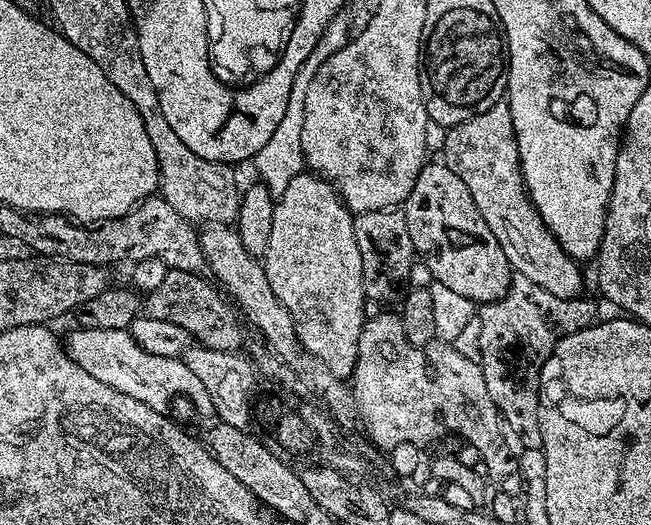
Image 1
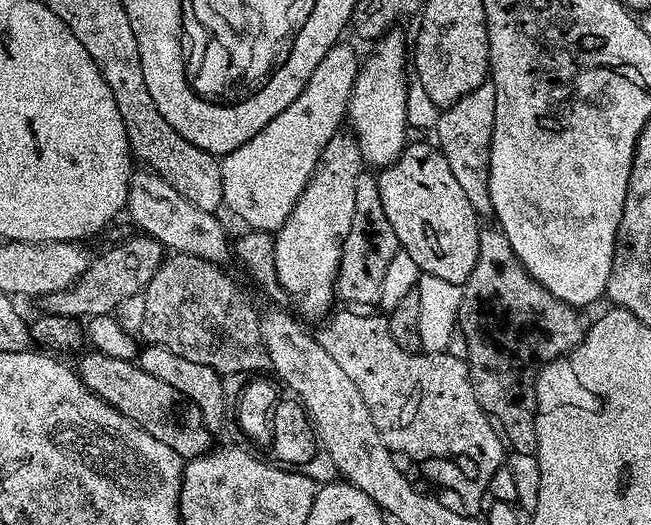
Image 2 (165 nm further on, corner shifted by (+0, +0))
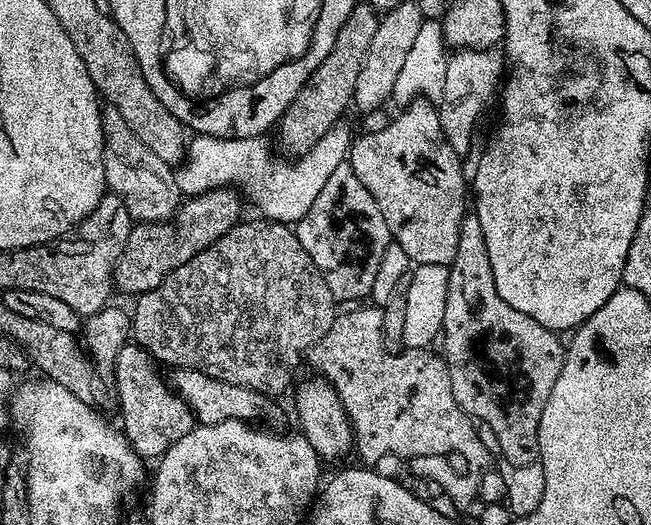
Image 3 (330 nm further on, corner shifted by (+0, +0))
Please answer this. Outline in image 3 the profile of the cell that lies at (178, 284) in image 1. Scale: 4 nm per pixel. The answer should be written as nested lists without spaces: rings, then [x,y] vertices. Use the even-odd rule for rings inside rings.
[[[267,218],[255,219],[249,224],[247,222],[236,224],[222,238],[218,238],[218,242],[214,242],[206,250],[194,254],[194,258],[190,258],[190,262],[178,266],[178,270],[171,272],[157,288],[135,297],[136,312],[131,313],[132,336],[135,343],[145,348],[148,355],[161,365],[173,364],[173,369],[176,370],[201,371],[202,374],[212,375],[216,379],[221,379],[222,382],[248,387],[250,390],[276,398],[279,397],[279,392],[293,387],[292,375],[299,370],[304,355],[307,352],[309,355],[320,343],[320,339],[330,330],[330,326],[338,315],[338,301],[330,294],[330,286],[326,286],[326,278],[322,278],[322,274],[318,270],[318,266],[314,266],[310,254],[306,254],[306,250],[302,250],[302,242],[298,242],[295,231],[289,225],[277,224]]]

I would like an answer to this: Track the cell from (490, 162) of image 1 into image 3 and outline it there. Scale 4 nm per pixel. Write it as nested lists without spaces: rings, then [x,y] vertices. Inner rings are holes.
[[[499,47],[495,48],[466,48],[455,51],[448,57],[446,66],[446,82],[442,89],[442,98],[438,102],[438,111],[442,130],[454,146],[454,150],[460,157],[467,157],[467,152],[472,148],[472,135],[476,132],[476,127],[480,124],[480,119],[484,116],[484,111],[488,108],[488,103],[492,100],[492,95],[497,95],[498,89],[502,84],[502,77],[506,72],[506,57]]]

